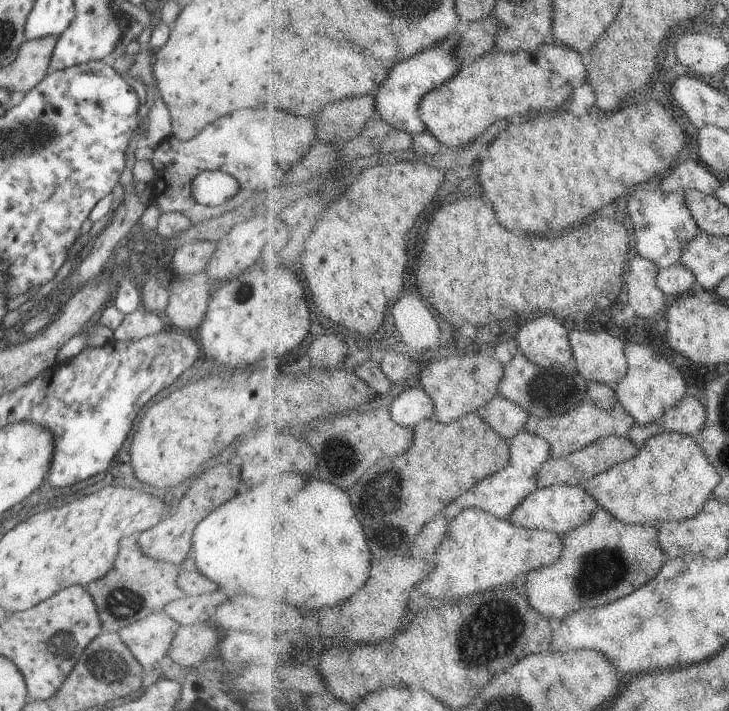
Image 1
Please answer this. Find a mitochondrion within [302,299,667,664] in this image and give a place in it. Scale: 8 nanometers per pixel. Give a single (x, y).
(602, 570)

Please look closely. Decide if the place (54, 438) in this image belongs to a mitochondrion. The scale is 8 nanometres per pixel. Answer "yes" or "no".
no

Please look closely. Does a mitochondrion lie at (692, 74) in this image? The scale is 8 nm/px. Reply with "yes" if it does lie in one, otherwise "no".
no

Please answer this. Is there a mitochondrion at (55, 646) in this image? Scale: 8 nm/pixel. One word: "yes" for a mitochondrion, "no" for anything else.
yes

